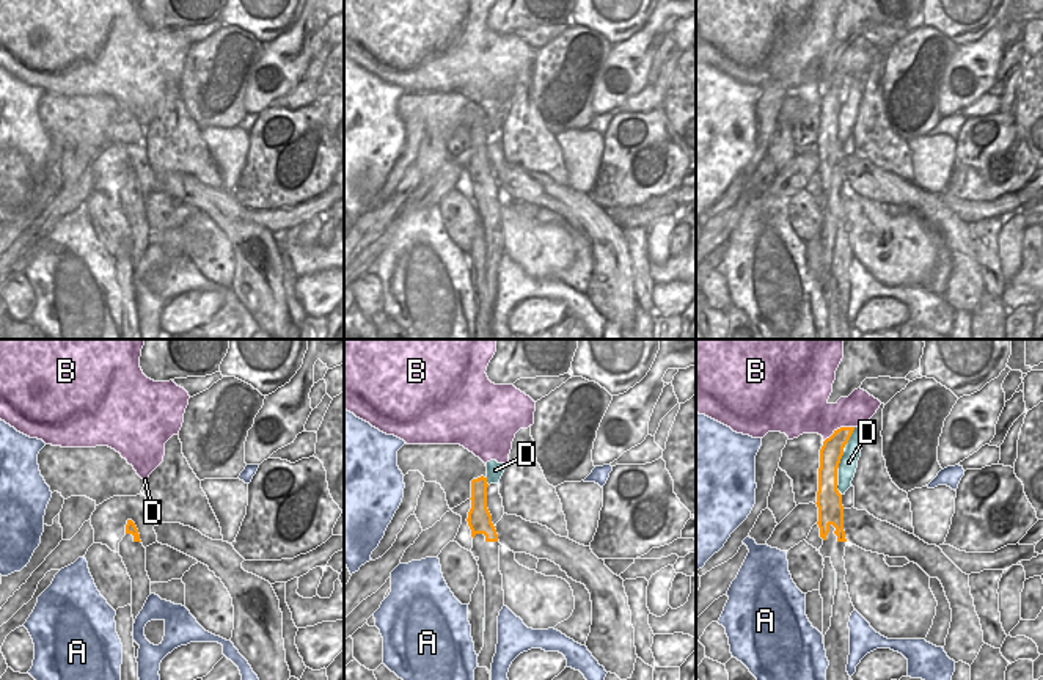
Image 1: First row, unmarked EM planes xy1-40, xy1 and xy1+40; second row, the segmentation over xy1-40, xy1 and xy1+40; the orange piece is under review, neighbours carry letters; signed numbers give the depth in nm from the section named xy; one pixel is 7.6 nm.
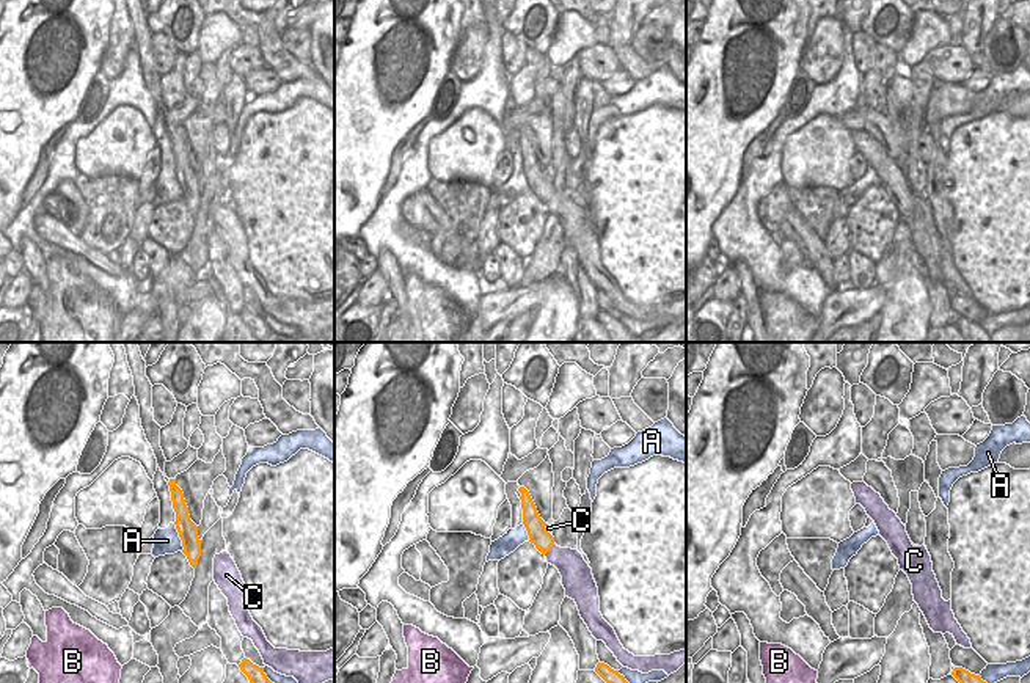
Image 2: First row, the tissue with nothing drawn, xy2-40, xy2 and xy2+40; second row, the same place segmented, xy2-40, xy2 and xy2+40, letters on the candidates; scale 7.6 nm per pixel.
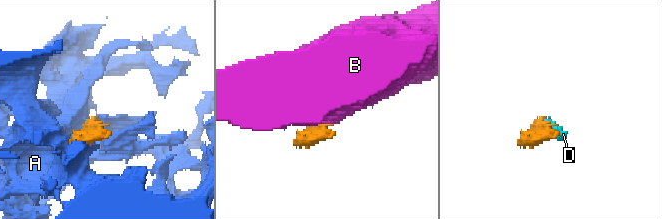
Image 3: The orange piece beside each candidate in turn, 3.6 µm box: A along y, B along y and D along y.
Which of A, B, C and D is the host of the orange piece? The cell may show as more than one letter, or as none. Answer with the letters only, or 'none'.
none

